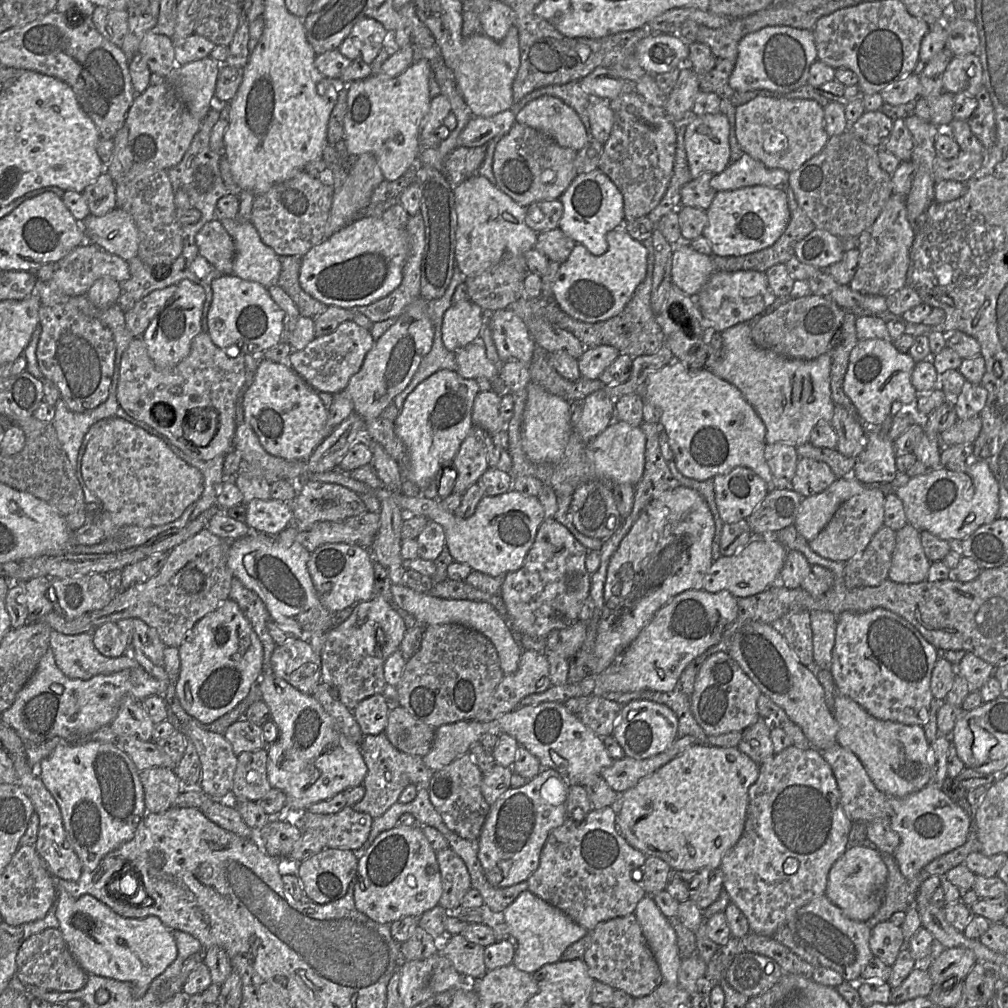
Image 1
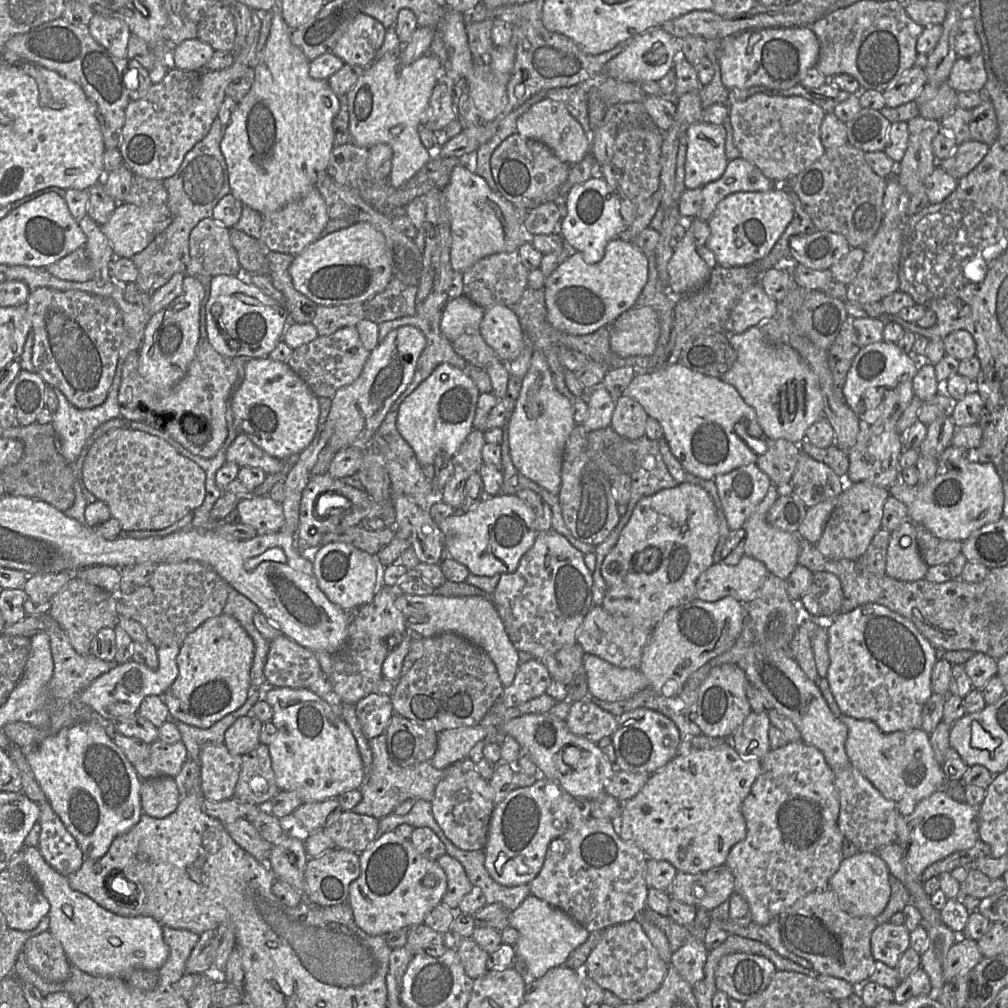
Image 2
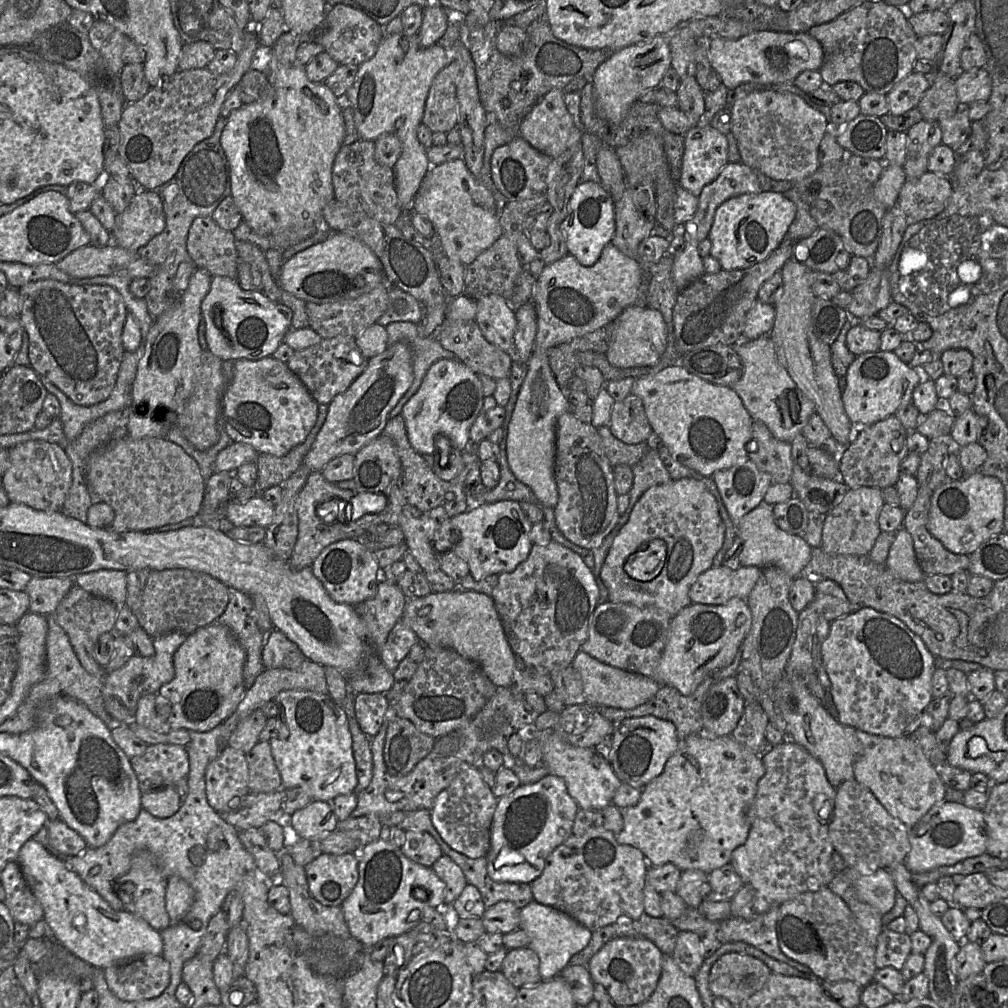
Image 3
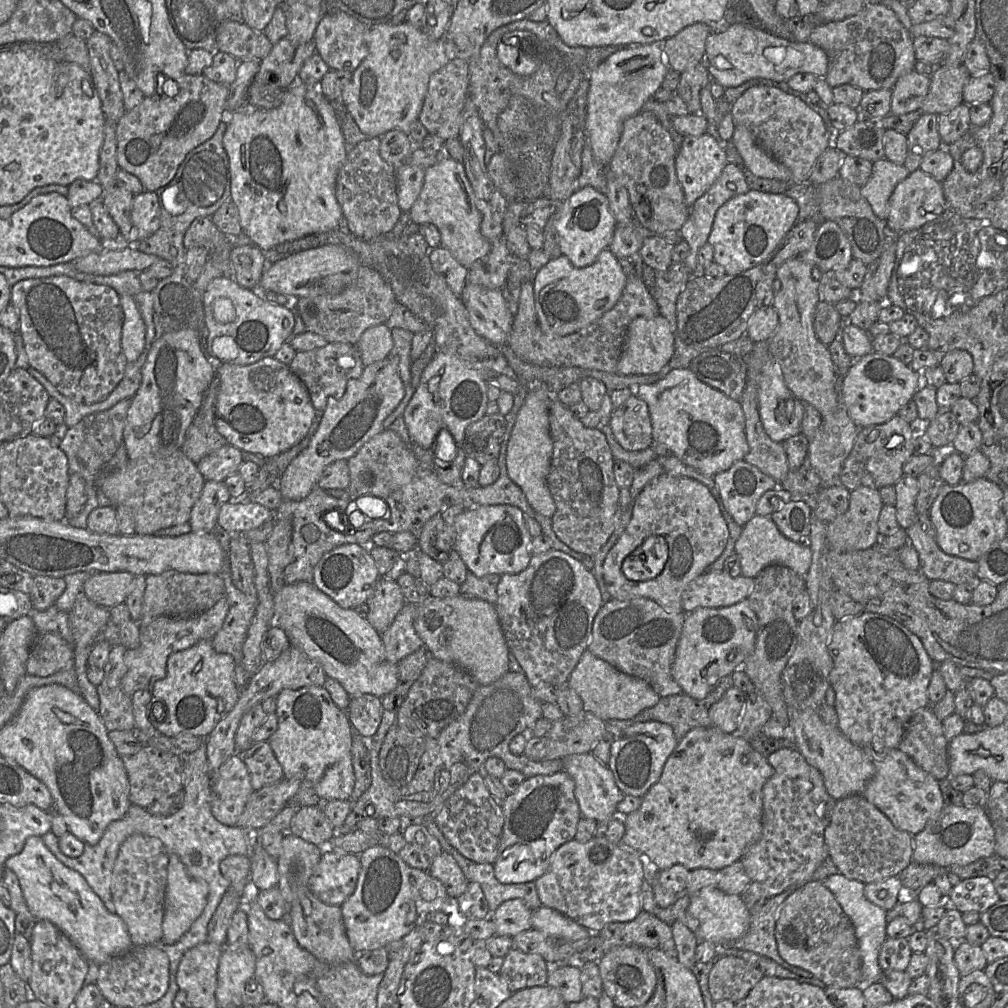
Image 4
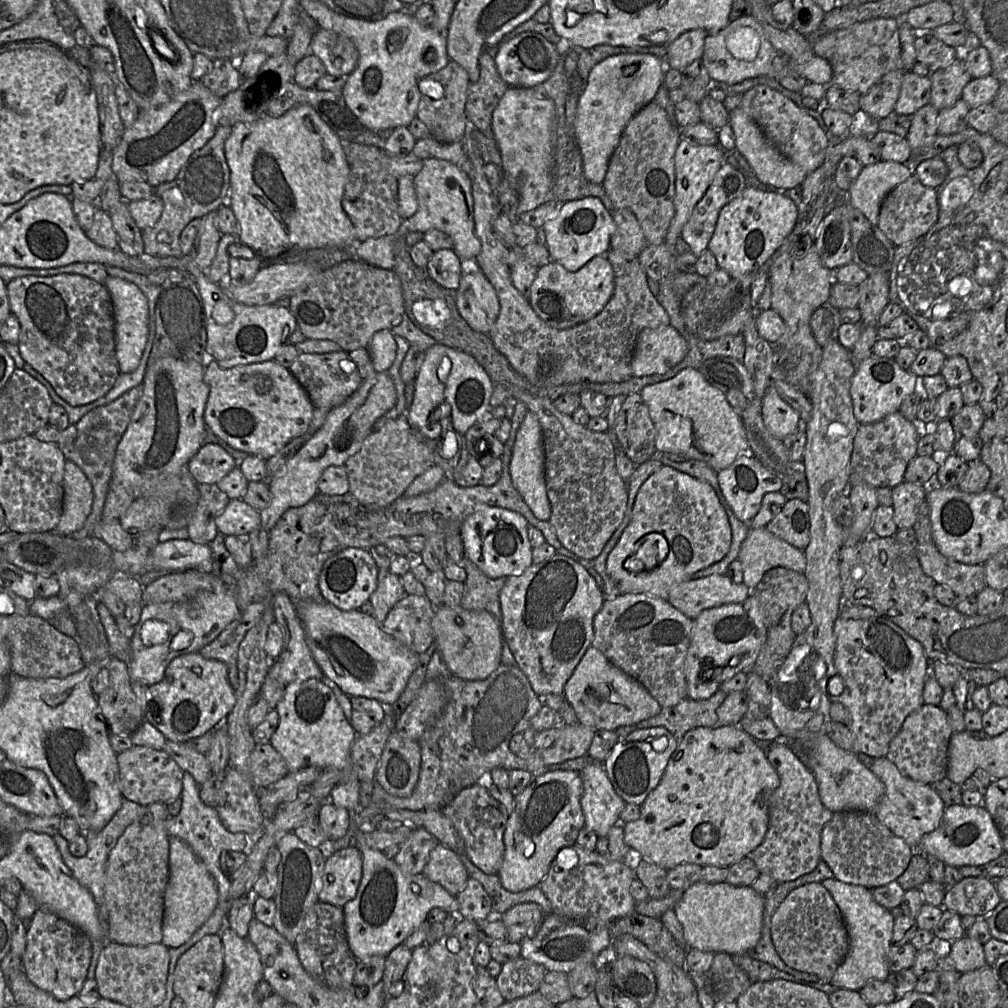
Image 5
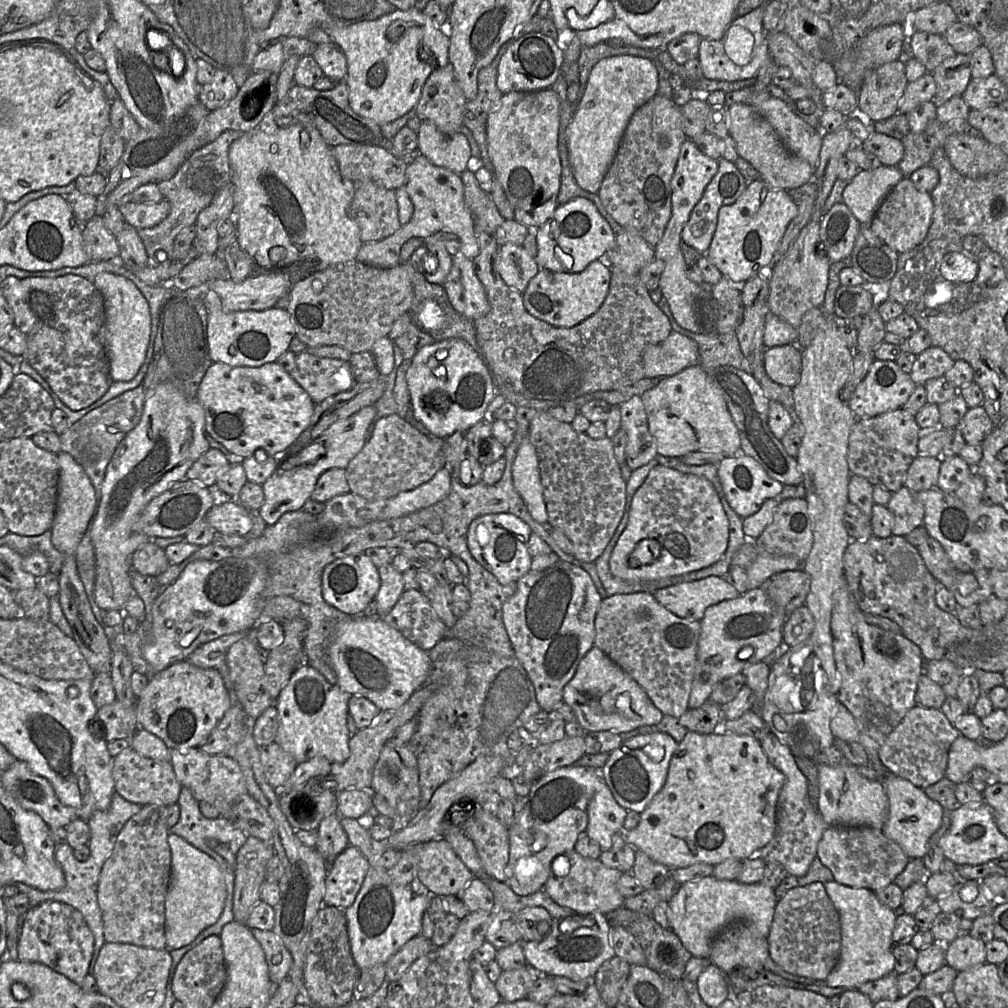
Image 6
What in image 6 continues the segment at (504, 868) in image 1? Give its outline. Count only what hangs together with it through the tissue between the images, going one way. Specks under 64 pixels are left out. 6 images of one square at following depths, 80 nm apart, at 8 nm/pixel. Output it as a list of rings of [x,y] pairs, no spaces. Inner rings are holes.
[[[565,766],[538,778],[532,783],[527,795],[516,797],[513,801],[513,822],[508,828],[509,860],[505,868],[505,884],[515,894],[526,896],[543,890],[555,857],[573,850],[579,834],[585,831],[588,824],[587,806],[601,781],[601,770],[584,766]]]

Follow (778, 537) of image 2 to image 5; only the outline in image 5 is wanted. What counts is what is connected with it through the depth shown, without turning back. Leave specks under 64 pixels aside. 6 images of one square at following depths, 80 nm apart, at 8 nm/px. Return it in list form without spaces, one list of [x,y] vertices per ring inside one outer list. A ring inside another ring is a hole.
[[[766,527],[749,530],[738,560],[742,565],[743,583],[749,589],[754,589],[772,568],[783,567],[799,573],[804,573],[806,568],[804,551],[778,538]]]

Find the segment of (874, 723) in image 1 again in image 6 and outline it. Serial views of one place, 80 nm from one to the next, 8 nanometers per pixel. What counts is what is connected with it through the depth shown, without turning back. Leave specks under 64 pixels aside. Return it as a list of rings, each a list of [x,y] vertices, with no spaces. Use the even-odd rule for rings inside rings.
[[[888,773],[881,781],[888,798],[888,815],[882,828],[883,834],[896,842],[909,859],[923,858],[931,837],[941,826],[943,807],[930,799],[922,788],[897,775]]]

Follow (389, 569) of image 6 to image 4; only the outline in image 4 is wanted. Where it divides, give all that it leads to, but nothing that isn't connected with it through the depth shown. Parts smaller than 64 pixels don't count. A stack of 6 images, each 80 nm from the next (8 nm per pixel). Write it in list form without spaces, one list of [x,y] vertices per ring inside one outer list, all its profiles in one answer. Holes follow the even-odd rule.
[[[380,576],[374,594],[367,600],[367,621],[381,635],[390,627],[406,600],[396,581]]]

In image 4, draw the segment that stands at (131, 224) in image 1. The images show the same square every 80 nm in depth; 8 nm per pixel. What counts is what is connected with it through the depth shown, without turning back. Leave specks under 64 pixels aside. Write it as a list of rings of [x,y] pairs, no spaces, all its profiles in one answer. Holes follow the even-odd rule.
[[[144,190],[134,196],[131,220],[137,231],[138,241],[154,234],[160,227],[161,209],[156,192]]]

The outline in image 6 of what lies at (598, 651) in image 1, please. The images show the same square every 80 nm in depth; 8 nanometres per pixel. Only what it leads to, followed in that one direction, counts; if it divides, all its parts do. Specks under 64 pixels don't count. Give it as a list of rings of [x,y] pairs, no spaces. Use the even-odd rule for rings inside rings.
[[[661,464],[655,466],[647,475],[645,481],[637,489],[633,495],[629,518],[626,527],[624,528],[622,534],[620,535],[609,559],[609,569],[613,576],[626,580],[626,581],[655,581],[665,578],[671,578],[675,576],[680,576],[689,572],[698,571],[711,566],[716,563],[725,553],[729,540],[729,521],[720,502],[717,492],[715,491],[713,485],[705,478],[679,472],[677,470],[668,468]],[[643,539],[654,539],[660,544],[660,556],[651,564],[640,566],[637,568],[631,568],[628,565],[628,558],[636,545]]]

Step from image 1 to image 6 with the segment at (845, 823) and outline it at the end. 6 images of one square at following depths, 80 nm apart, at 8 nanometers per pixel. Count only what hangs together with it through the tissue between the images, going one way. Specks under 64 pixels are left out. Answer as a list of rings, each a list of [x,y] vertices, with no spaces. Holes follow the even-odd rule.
[[[768,731],[759,741],[769,762],[784,773],[785,783],[779,792],[776,804],[775,834],[756,855],[764,859],[766,863],[780,863],[788,875],[803,876],[817,856],[817,845],[828,824],[816,804],[811,801],[807,778],[799,769],[790,748],[782,743],[772,731]]]

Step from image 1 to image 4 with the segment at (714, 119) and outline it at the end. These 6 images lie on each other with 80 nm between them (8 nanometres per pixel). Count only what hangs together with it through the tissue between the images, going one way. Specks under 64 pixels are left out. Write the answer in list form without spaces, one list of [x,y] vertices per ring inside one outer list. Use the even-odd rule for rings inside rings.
[[[709,133],[684,136],[675,167],[689,207],[709,189],[727,163],[725,149]]]

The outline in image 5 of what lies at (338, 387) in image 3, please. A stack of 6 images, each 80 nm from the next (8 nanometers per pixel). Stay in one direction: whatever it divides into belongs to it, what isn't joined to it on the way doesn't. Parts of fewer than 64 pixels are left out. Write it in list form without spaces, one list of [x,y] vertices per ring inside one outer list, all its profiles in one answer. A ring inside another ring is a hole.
[[[343,349],[328,353],[299,353],[289,369],[306,390],[314,407],[336,407],[345,402],[362,383],[356,363]]]

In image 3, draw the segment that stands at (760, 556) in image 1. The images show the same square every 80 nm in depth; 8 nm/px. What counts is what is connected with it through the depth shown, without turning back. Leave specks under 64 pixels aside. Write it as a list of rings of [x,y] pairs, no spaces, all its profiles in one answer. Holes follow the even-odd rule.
[[[725,565],[712,566],[699,575],[689,590],[694,604],[722,605],[731,598],[747,600],[762,569],[755,566],[740,566],[732,570]]]

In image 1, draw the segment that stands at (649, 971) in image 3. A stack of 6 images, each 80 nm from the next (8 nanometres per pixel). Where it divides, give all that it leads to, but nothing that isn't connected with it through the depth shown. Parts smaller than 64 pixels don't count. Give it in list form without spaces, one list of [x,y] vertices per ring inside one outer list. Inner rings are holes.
[[[634,913],[602,921],[588,933],[591,943],[582,959],[595,981],[622,990],[633,998],[646,996],[663,983],[660,967]]]

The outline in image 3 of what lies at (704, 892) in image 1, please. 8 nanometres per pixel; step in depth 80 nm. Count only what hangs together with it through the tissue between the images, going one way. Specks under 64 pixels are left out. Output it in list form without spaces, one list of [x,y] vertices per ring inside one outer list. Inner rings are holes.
[[[731,863],[710,872],[708,880],[711,892],[705,899],[710,901],[731,901],[744,886],[744,882]]]

